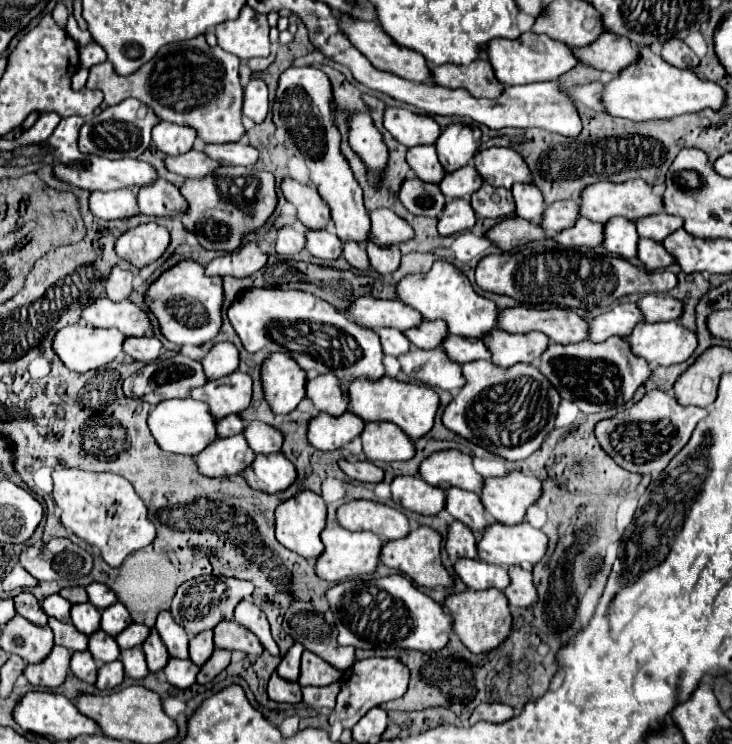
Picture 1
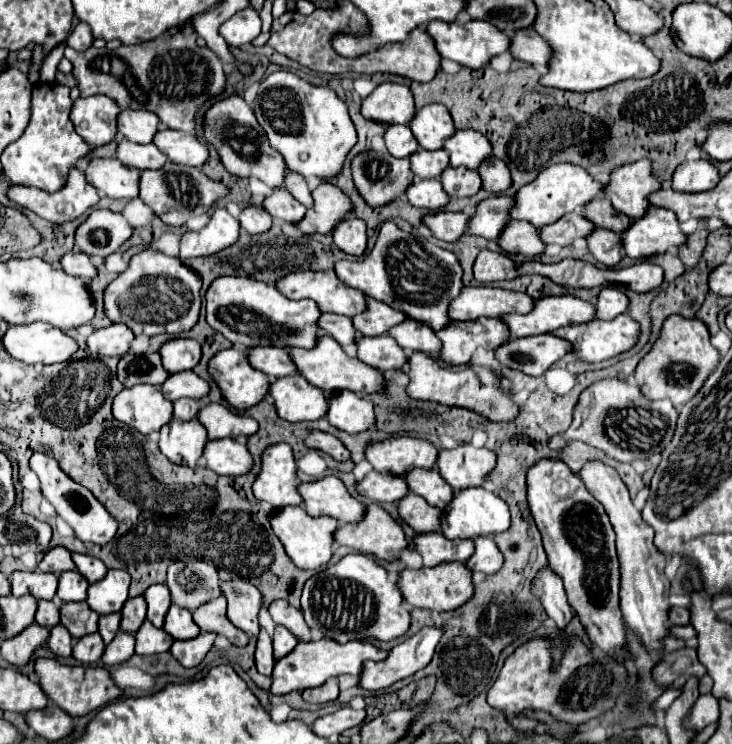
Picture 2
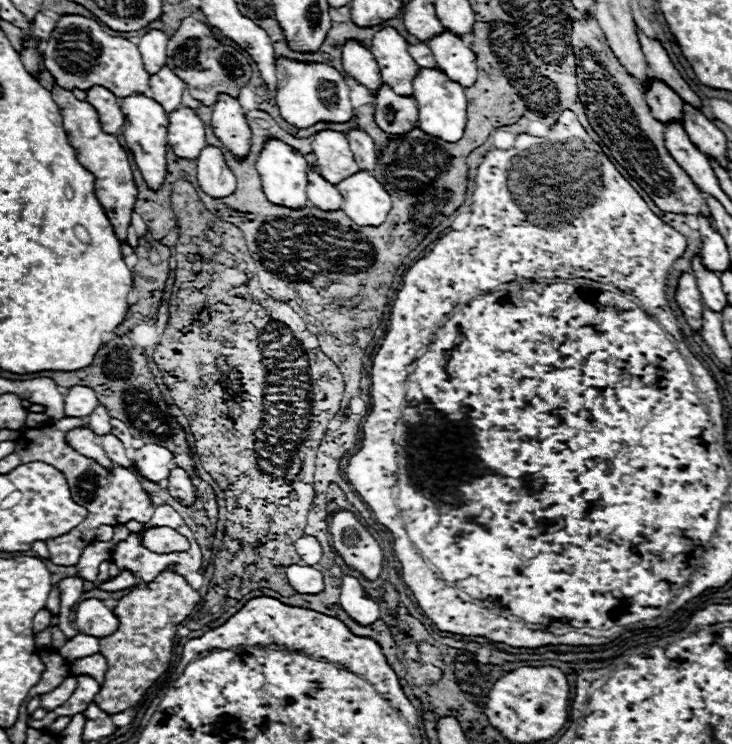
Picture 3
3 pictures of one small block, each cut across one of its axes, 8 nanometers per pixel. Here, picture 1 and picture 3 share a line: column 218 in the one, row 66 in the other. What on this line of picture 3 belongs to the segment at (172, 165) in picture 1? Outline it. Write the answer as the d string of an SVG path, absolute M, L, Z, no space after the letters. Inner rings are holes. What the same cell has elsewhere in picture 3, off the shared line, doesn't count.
M168 66L150 76L150 98L156 100L166 112L172 112L180 106L184 90L186 84Z

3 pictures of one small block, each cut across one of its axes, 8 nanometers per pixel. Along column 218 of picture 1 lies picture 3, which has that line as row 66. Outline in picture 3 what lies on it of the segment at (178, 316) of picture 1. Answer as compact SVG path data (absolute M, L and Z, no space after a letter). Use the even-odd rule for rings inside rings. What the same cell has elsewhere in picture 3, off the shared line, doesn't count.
M278 60L276 62L278 90L274 94L276 104L280 106L282 118L296 126L308 128L316 122L348 122L354 116L354 106L350 102L350 86L346 78L328 64L302 64L294 60Z

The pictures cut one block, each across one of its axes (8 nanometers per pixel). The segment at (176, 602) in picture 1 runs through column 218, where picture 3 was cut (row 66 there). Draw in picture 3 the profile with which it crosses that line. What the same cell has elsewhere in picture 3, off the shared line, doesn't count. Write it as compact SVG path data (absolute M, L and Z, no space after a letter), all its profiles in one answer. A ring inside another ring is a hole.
M594 16L572 24L570 44L576 56L580 100L584 104L590 126L610 148L612 158L622 168L626 168L626 172L648 192L660 210L672 214L702 214L710 220L712 228L716 228L702 192L692 184L690 176L676 164L664 146L666 126L652 116L648 104L644 102L644 92L640 90L638 82L618 64L618 58L608 46L608 40Z

